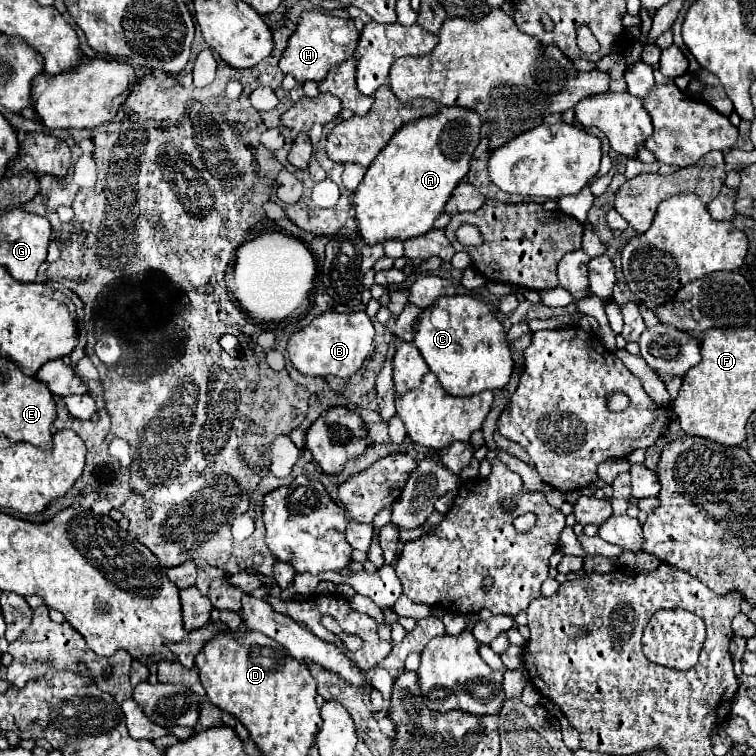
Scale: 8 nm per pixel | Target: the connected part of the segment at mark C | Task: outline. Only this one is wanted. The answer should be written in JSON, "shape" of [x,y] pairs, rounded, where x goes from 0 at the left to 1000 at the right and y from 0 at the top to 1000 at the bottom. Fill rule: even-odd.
{"shape":[[[602,390],[602,393],[583,393],[575,398],[573,406],[565,406],[549,430],[549,448],[546,454],[557,464],[562,480],[567,488],[578,496],[581,507],[594,522],[602,525],[620,525],[631,522],[636,517],[655,517],[665,515],[679,493],[679,475],[673,464],[673,451],[665,438],[665,430],[660,422],[647,411],[647,406],[639,398],[630,396],[623,390]]]}

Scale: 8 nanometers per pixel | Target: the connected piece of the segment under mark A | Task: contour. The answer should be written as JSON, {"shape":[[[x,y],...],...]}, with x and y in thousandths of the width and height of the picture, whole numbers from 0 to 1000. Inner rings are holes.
{"shape":[[[583,142],[578,152],[530,168],[485,221],[478,245],[470,250],[470,290],[480,319],[485,324],[515,316],[536,319],[570,306],[599,250],[620,226],[634,171],[636,155],[612,142]]]}

